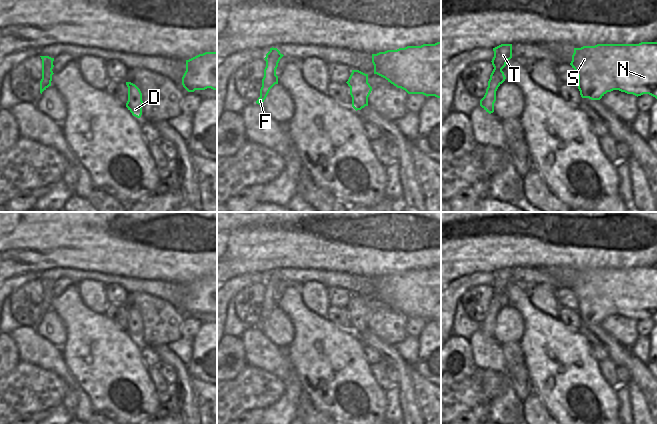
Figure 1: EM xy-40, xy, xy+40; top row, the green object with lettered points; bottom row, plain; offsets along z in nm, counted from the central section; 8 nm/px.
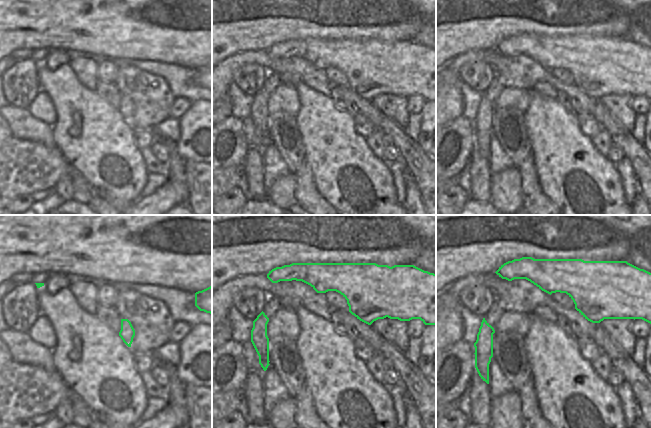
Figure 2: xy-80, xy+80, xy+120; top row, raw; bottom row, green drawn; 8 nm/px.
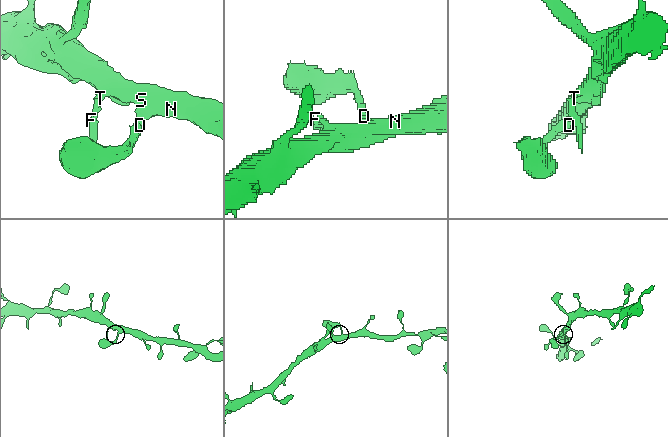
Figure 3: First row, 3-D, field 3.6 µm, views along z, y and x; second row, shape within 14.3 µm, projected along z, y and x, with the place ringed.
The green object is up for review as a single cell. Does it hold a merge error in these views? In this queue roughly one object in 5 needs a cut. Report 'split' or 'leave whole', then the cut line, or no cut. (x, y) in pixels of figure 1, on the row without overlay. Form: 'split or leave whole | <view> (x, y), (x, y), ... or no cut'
leave whole | no cut

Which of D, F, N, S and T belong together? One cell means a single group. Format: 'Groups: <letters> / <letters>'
Groups: D F N S T.

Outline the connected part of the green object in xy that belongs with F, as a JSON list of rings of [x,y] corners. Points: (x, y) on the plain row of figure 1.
[[[270,272],[270,275],[266,278],[264,282],[266,285],[266,291],[264,293],[264,301],[262,303],[262,311],[260,313],[260,321],[256,325],[257,328],[262,329],[266,323],[270,313],[278,308],[278,300],[276,299],[276,293],[280,283],[284,279],[280,277],[277,272]]]

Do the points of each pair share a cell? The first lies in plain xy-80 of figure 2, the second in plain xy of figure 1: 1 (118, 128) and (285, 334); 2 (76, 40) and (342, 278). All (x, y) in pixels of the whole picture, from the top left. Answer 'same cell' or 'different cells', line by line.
1: different cells
2: different cells

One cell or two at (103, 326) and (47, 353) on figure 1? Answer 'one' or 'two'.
two

